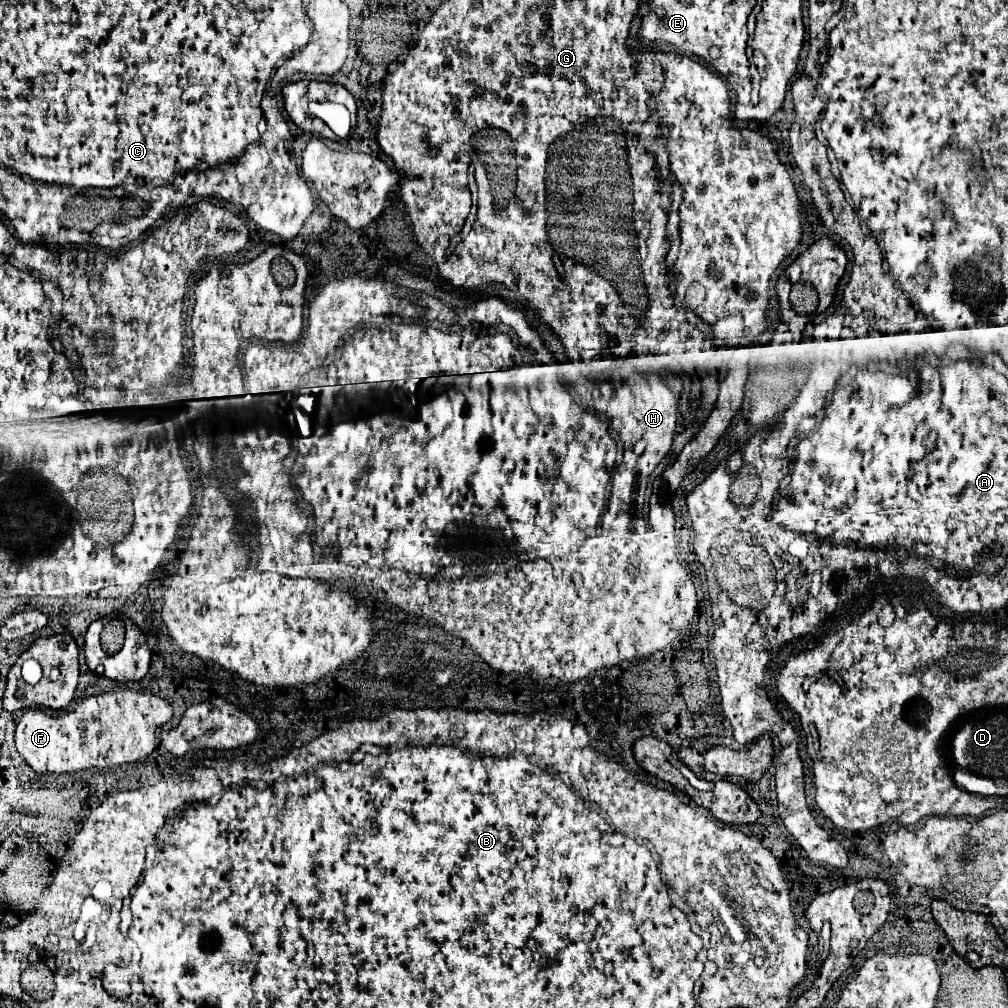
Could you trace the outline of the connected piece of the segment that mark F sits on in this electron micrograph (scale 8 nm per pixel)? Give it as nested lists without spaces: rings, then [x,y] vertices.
[[[120,688],[85,698],[75,710],[65,710],[55,716],[43,710],[27,710],[17,724],[15,746],[39,774],[79,772],[91,766],[121,766],[147,758],[155,750],[155,730],[169,722],[172,716],[172,707],[165,700]]]

